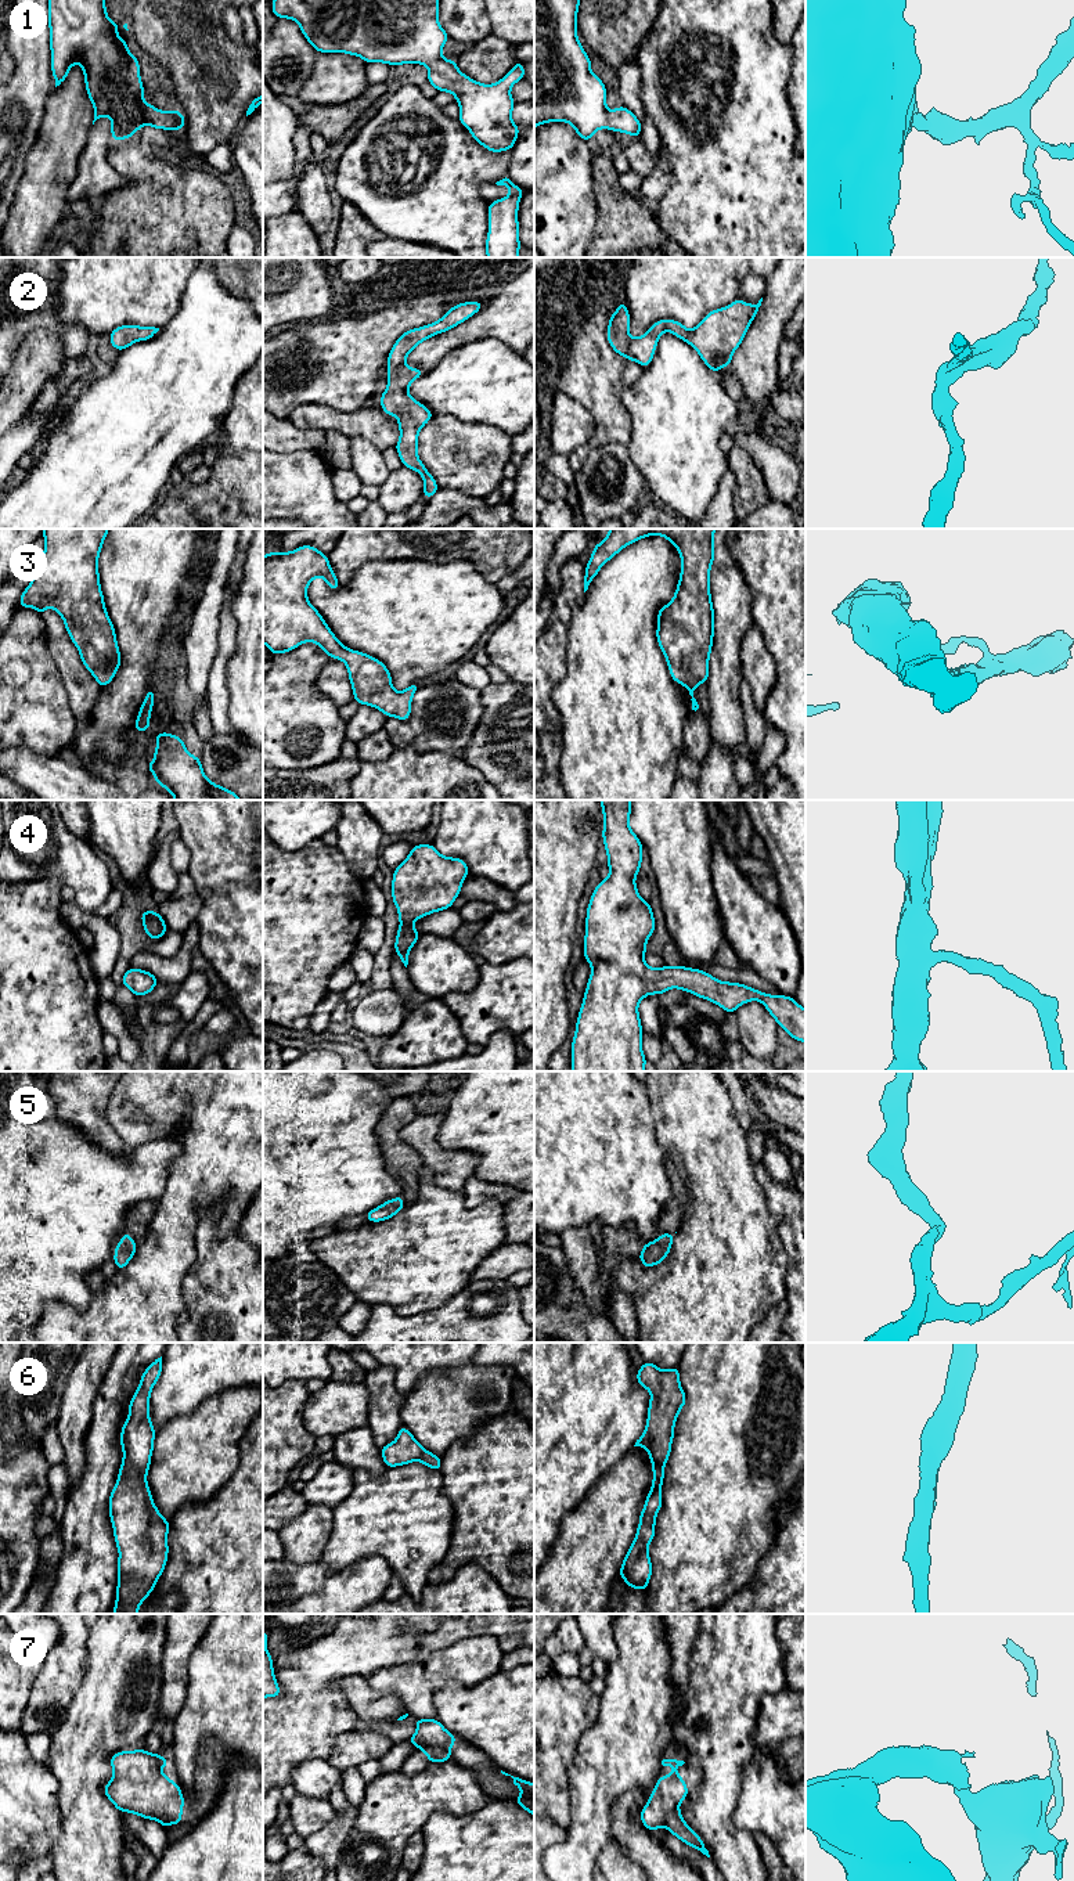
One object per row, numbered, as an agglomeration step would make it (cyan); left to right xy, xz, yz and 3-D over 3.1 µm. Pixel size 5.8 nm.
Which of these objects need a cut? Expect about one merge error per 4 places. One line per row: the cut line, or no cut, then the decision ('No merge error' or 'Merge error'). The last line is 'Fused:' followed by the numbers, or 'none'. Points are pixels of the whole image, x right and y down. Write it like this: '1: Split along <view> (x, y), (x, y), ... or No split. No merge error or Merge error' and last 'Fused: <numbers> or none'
1: No split. No merge error
2: No split. No merge error
3: No split. No merge error
4: No split. No merge error
5: No split. No merge error
6: No split. No merge error
7: Split along xz (422, 1748), (440, 1747), (449, 1752). Merge error
Fused: 7

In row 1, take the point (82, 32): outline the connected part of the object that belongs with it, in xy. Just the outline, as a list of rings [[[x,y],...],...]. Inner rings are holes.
[[[48,0],[50,65],[55,87],[66,79],[71,66],[79,64],[83,68],[87,96],[94,107],[93,125],[101,116],[109,116],[113,141],[130,138],[145,125],[177,131],[185,126],[180,109],[159,111],[144,101],[140,62],[130,54],[126,40],[119,37],[116,32],[119,26],[109,19],[105,0]]]

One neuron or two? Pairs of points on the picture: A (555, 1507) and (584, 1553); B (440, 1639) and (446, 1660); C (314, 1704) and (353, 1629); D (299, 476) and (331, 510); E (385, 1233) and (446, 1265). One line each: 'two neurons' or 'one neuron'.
A: two neurons
B: two neurons
C: one neuron
D: one neuron
E: one neuron

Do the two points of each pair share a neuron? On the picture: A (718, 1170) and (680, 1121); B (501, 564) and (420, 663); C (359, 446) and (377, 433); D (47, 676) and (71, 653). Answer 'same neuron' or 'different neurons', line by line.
A: same neuron
B: different neurons
C: different neurons
D: different neurons

